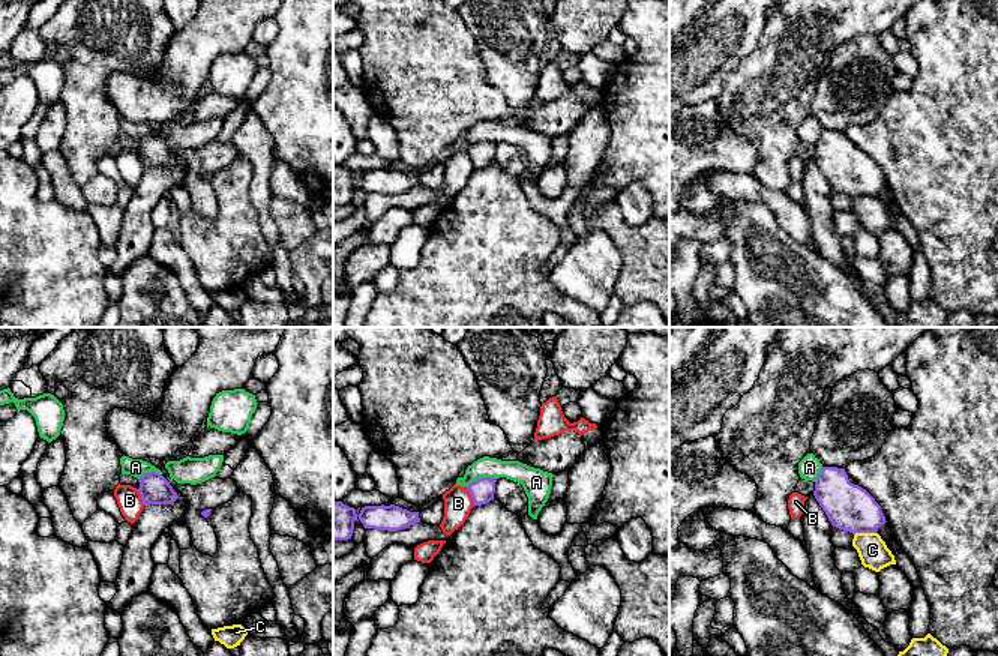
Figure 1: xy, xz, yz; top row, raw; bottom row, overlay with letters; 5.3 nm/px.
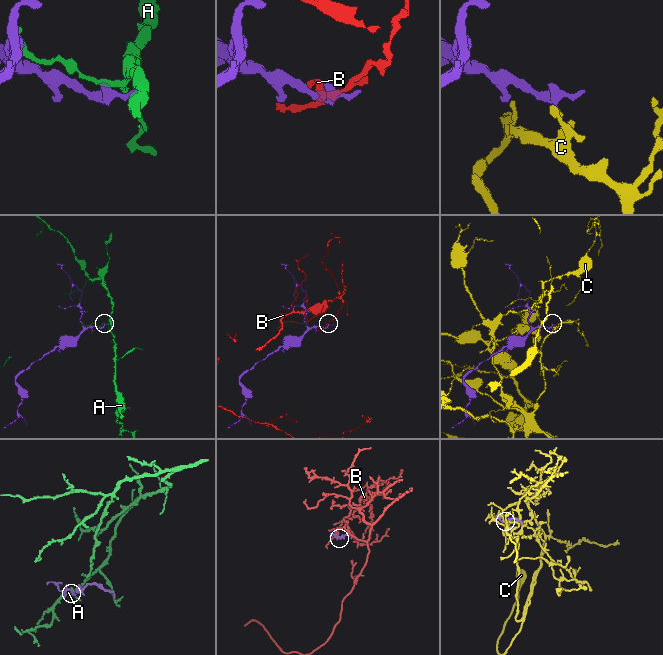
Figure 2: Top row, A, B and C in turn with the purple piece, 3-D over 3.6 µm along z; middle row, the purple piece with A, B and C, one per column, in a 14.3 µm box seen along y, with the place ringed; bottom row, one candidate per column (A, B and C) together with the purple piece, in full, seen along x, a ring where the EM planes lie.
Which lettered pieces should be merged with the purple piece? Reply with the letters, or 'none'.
none

